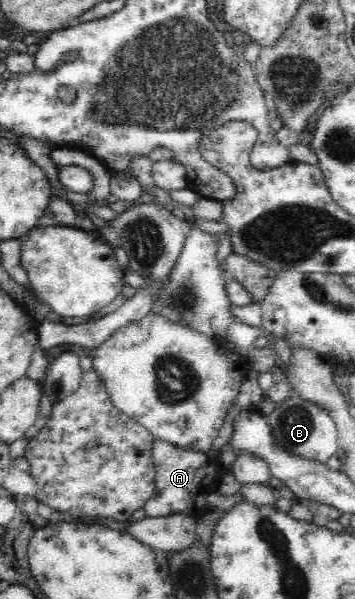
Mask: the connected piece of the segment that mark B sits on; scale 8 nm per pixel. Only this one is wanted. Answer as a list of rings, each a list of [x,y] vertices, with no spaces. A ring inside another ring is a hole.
[[[291,391],[283,403],[277,404],[272,416],[268,416],[267,424],[271,429],[271,436],[276,446],[295,458],[327,465],[328,461],[337,456],[339,450],[337,429],[329,412],[301,400],[295,391]]]

